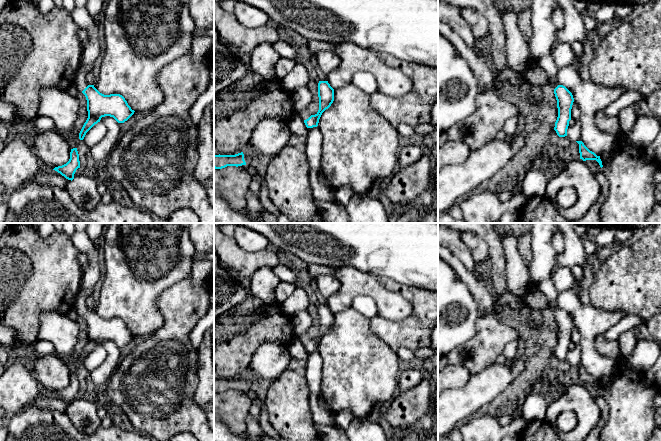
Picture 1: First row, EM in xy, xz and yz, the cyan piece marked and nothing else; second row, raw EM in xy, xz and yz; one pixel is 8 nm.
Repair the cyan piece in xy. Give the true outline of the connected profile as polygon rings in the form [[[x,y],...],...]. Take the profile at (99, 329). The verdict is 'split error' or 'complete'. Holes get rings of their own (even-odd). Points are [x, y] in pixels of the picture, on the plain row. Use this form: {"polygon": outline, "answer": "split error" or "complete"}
{"polygon": [[[82,288],[74,305],[73,314],[82,316],[87,324],[88,342],[79,357],[80,364],[84,363],[86,357],[100,346],[102,341],[110,340],[118,347],[124,347],[135,336],[122,319],[104,319],[94,309],[88,309],[85,301],[91,295],[92,292],[90,290]]], "answer": "split error"}

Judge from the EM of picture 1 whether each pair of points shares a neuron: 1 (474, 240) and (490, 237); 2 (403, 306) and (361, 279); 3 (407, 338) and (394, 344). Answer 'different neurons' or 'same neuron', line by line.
1: different neurons
2: same neuron
3: same neuron

